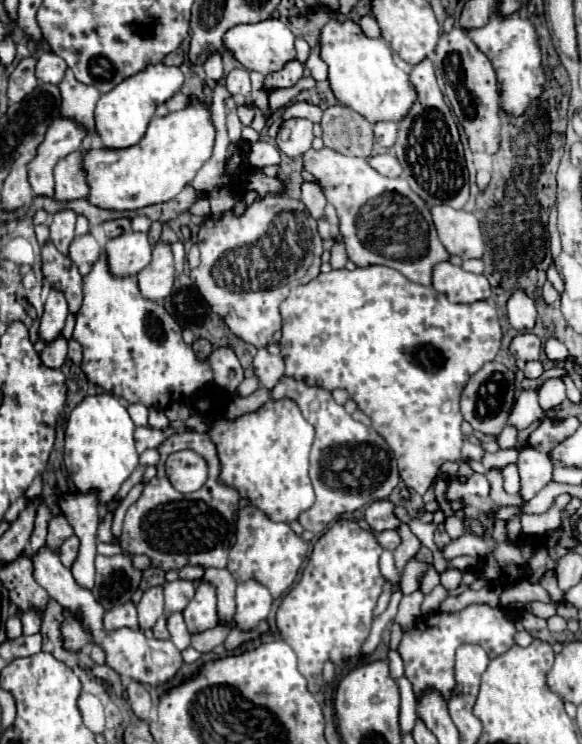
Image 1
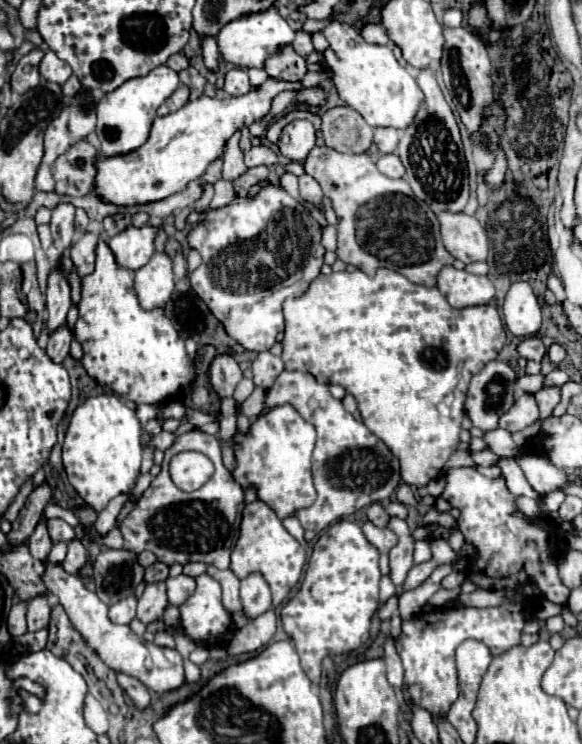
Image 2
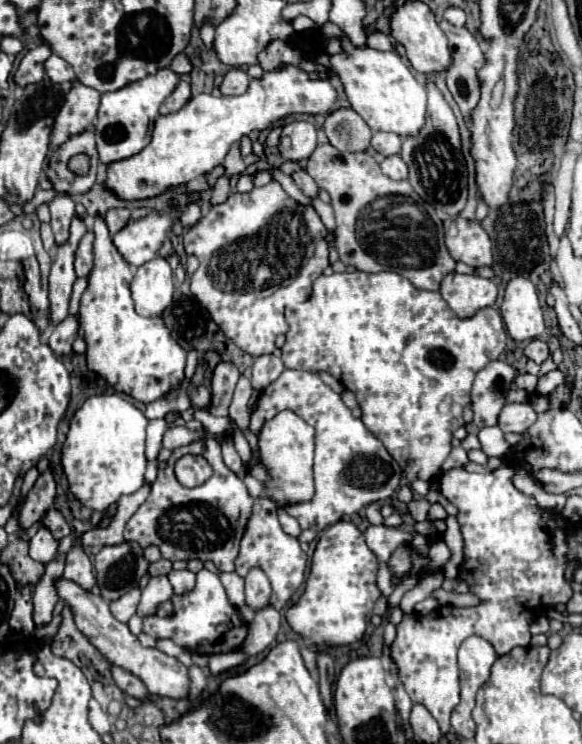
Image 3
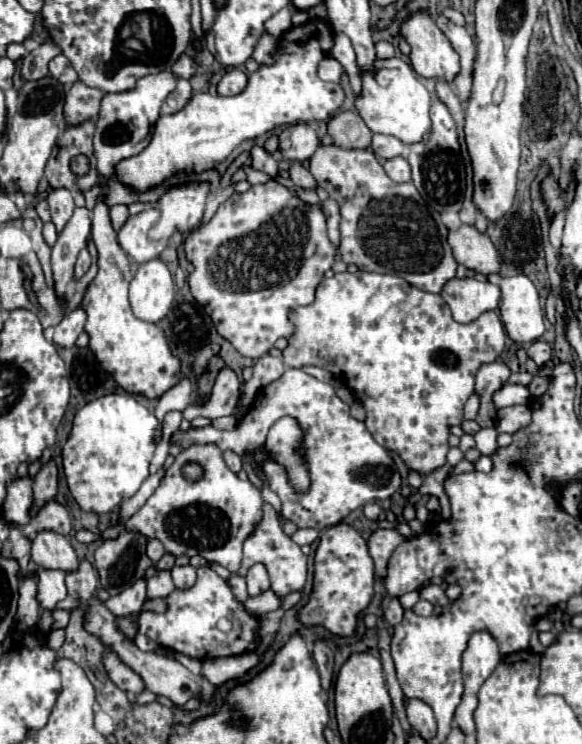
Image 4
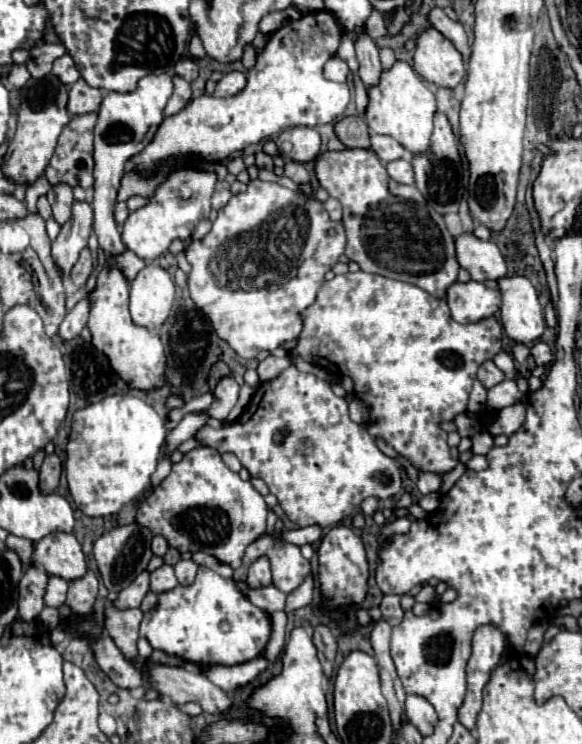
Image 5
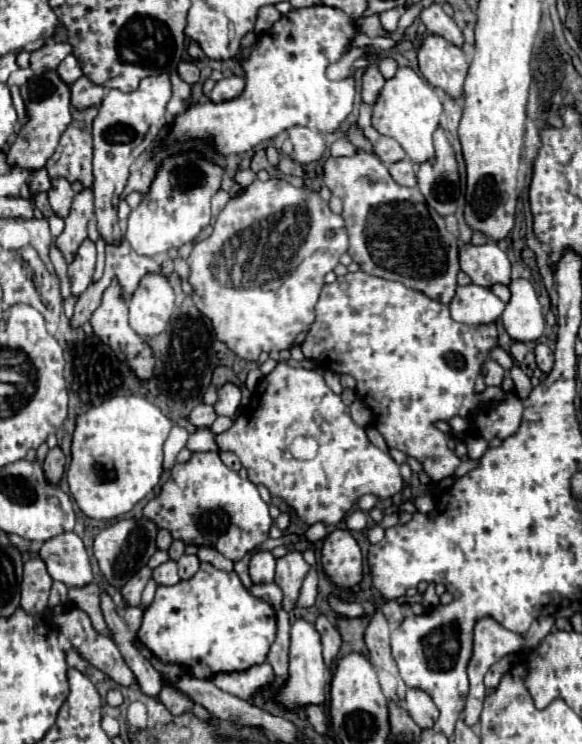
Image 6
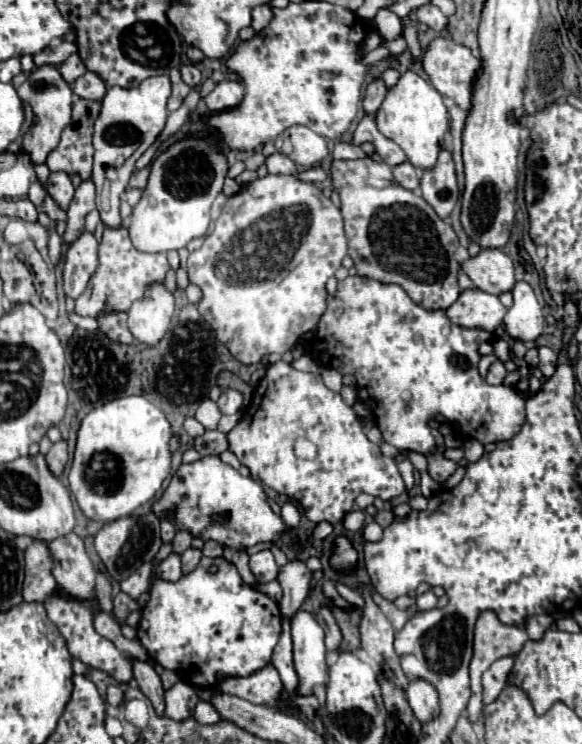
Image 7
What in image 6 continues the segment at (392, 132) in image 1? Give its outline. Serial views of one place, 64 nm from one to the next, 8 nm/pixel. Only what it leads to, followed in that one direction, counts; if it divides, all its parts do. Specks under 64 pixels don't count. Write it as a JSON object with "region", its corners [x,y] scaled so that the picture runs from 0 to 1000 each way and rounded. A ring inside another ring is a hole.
{"region":[[[619,137],[619,159],[615,159],[615,167],[619,167],[619,172],[625,175],[625,183],[639,191],[643,207],[646,207],[660,220],[667,220],[667,223],[677,220],[677,218],[684,218],[684,215],[694,215],[694,212],[698,212],[694,199],[691,199],[680,188],[649,180],[649,177],[639,172],[639,167],[636,167],[636,151],[639,151],[639,145],[636,145],[629,137]]]}

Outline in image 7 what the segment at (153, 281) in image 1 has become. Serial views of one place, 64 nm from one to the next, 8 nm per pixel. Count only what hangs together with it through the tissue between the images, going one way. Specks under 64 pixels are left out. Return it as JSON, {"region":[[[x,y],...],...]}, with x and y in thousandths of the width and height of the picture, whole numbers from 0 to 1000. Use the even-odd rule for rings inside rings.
{"region":[[[265,379],[251,387],[251,398],[234,403],[220,417],[220,441],[244,462],[271,462],[292,441],[299,422],[299,398],[282,382]]]}

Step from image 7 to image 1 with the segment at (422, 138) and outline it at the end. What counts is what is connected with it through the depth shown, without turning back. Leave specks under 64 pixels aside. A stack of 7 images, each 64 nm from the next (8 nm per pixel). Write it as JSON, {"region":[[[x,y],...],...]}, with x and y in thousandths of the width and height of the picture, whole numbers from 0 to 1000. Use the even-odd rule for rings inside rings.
{"region":[[[570,24],[550,40],[550,78],[564,86],[564,110],[574,132],[632,159],[632,164],[649,161],[687,161],[694,151],[711,140],[715,124],[701,113],[701,99],[691,97],[677,81],[674,67],[653,51],[632,51],[608,27]]]}

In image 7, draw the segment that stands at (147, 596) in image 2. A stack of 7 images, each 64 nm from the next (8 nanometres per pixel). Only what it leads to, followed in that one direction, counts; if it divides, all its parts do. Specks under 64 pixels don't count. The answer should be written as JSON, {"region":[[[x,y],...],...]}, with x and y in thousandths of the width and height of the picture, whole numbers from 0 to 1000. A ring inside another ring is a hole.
{"region":[[[292,745],[278,758],[271,758],[271,761],[265,763],[265,769],[268,769],[268,777],[285,780],[285,782],[302,782],[302,780],[309,780],[309,774],[313,774],[309,747],[306,747],[306,745]]]}

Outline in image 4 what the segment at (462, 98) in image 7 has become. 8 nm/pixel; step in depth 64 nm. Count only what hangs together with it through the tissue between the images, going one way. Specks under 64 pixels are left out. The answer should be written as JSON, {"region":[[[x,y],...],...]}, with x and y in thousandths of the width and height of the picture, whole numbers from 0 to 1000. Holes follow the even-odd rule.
{"region":[[[722,13],[722,16],[701,19],[698,27],[687,32],[687,46],[704,59],[704,83],[708,83],[708,91],[722,102],[749,105],[749,108],[763,105],[766,110],[777,110],[777,102],[784,102],[784,97],[790,94],[787,75],[784,75],[780,65],[773,62],[770,51],[759,46],[759,40],[749,35],[749,30],[742,27],[742,22],[735,16]]]}

